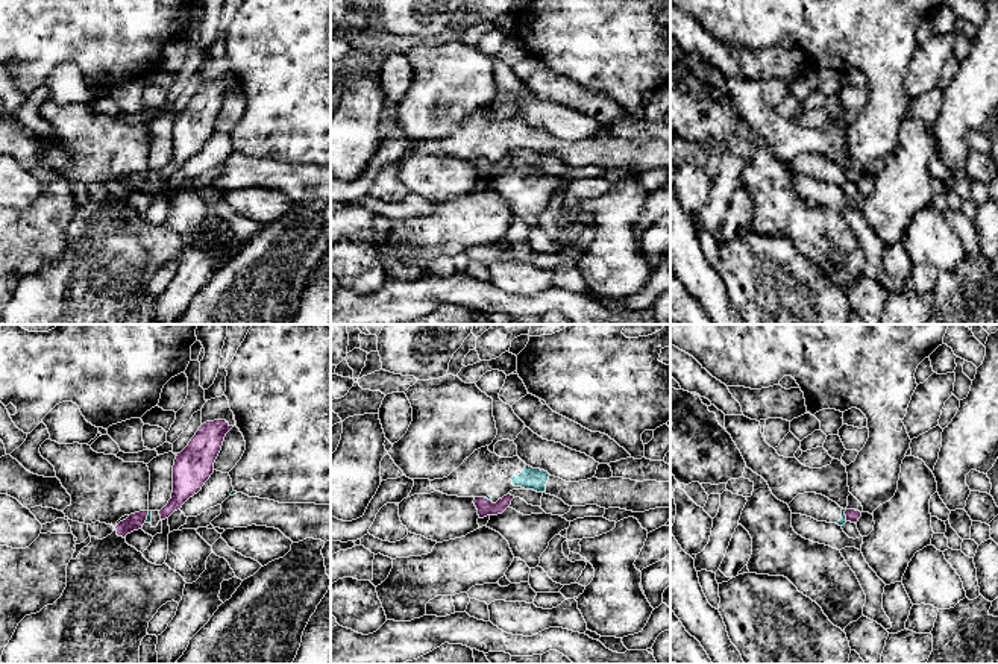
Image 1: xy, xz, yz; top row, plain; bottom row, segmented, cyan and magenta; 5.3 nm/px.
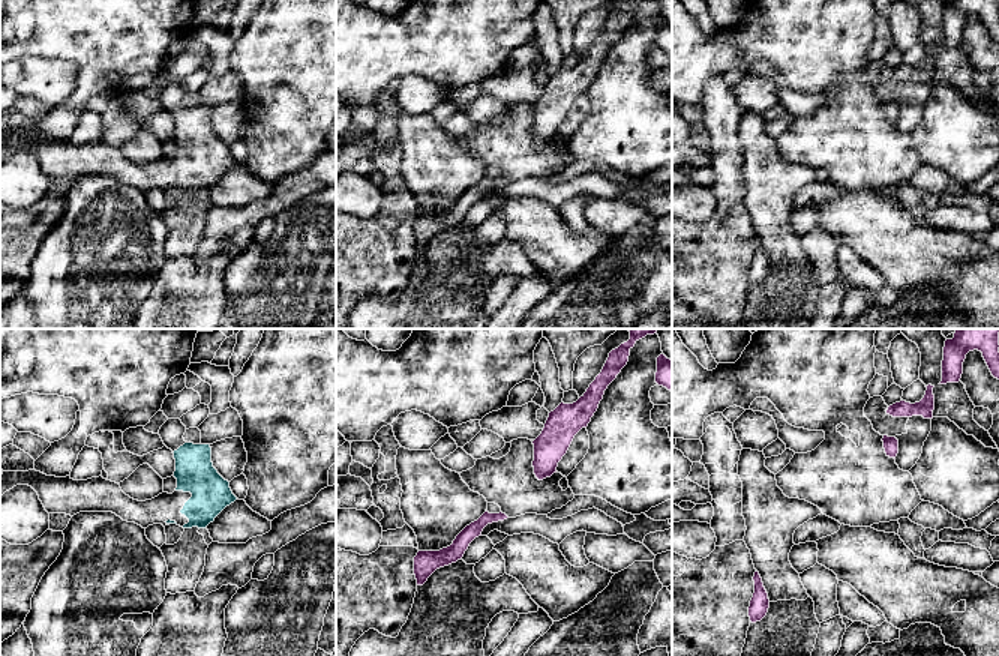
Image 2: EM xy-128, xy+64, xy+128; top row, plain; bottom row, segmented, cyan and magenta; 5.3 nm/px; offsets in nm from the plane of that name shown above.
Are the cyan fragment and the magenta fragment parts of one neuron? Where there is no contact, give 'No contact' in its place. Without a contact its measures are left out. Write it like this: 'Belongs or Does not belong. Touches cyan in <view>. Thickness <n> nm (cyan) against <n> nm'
Does not belong. Touches cyan in xy. Thickness 30 nm (cyan) against 90 nm

